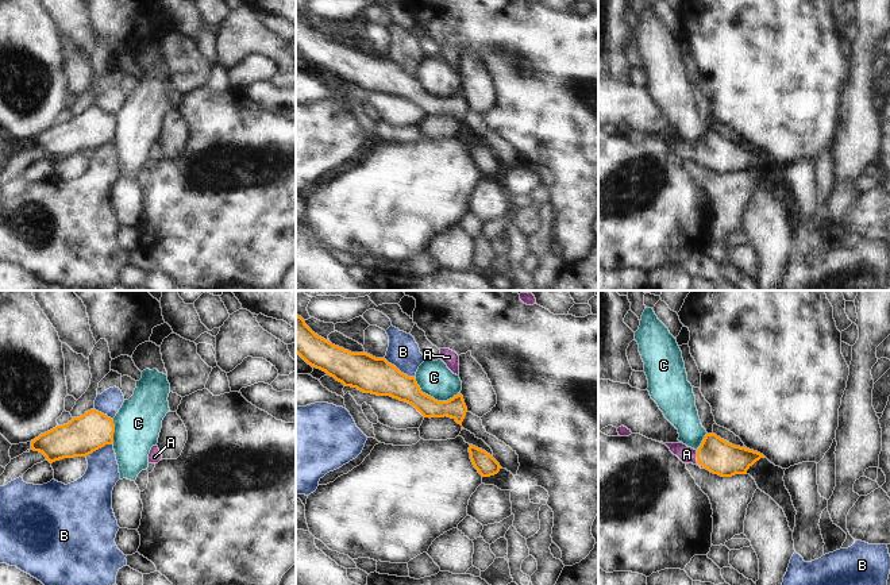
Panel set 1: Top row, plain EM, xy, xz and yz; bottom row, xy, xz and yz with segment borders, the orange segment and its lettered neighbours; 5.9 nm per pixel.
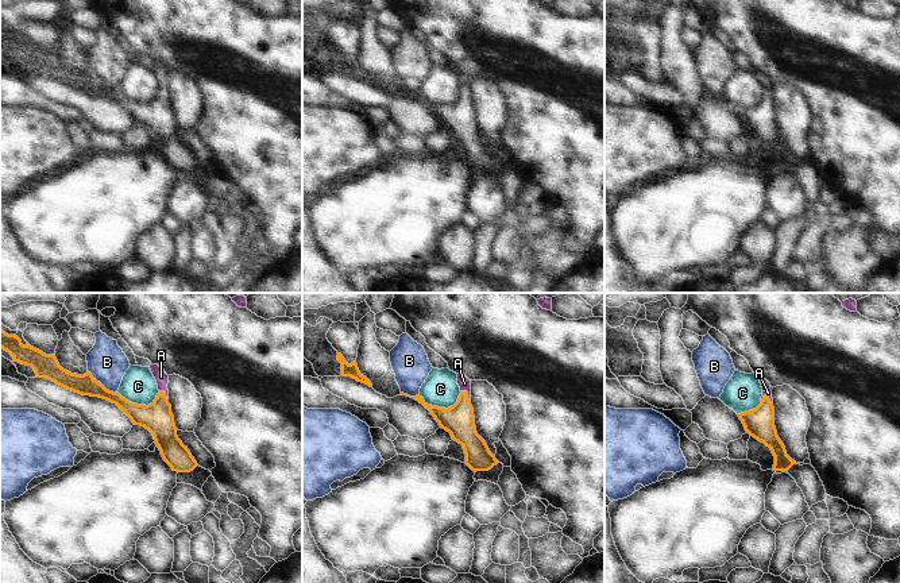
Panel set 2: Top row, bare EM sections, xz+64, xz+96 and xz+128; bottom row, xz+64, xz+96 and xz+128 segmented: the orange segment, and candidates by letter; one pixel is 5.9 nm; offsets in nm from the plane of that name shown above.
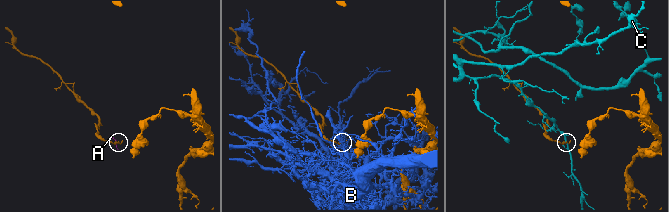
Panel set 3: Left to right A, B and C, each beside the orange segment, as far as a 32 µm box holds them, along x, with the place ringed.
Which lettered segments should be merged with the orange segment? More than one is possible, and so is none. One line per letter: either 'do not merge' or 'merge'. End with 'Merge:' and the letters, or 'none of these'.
A: merge
B: do not merge
C: do not merge
Merge: A

